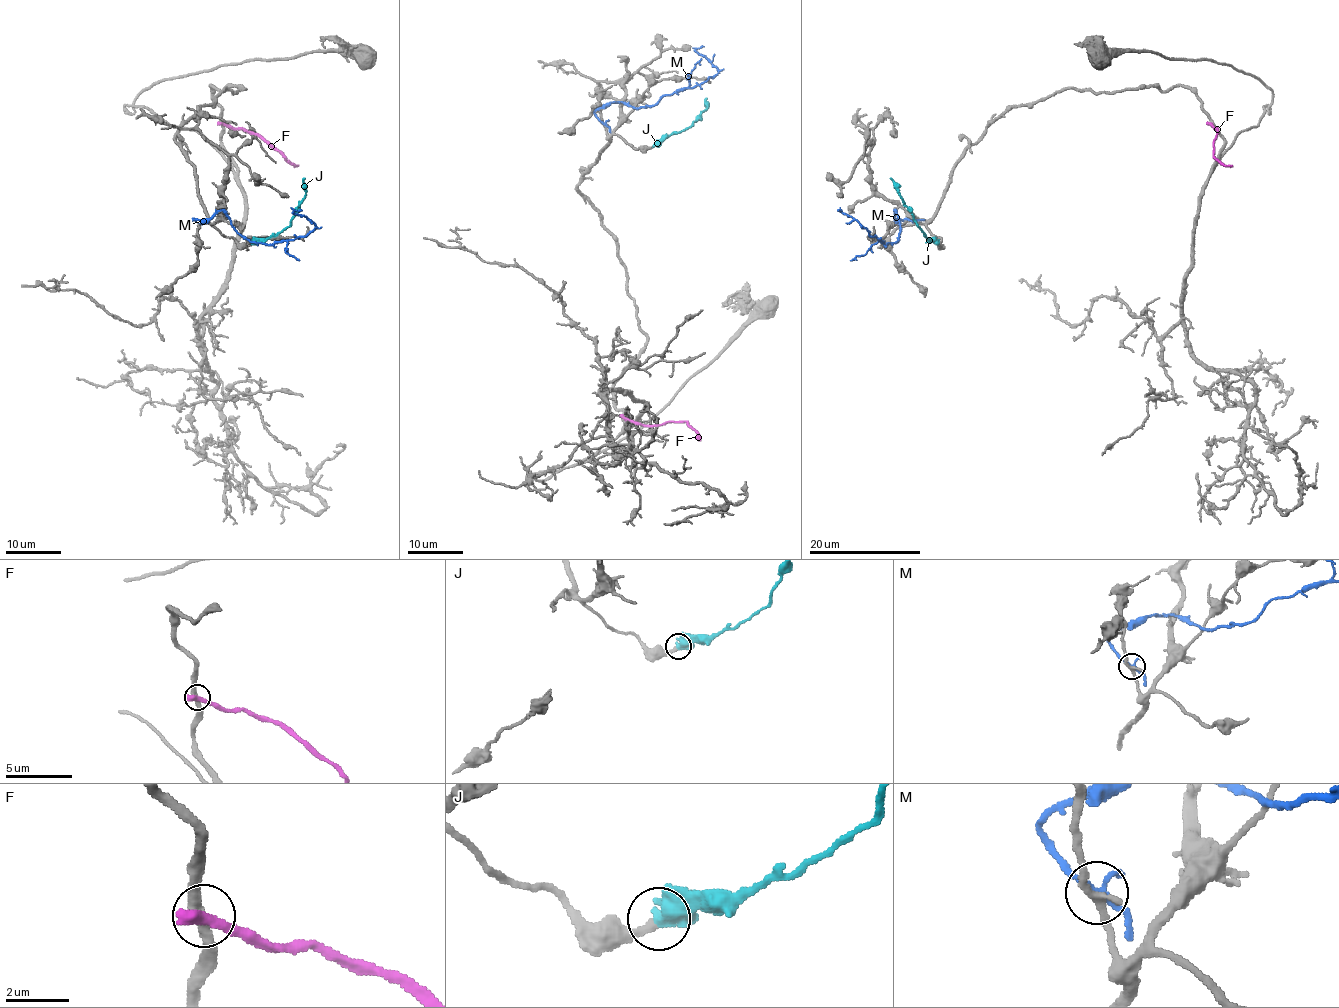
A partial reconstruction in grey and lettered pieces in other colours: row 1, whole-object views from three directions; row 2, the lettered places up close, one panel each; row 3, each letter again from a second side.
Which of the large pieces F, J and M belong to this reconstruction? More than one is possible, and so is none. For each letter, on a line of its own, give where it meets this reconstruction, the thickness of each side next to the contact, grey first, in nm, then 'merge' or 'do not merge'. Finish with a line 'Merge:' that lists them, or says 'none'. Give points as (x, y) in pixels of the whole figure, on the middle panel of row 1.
F: contact (624, 419); calibres 320 and 440 nm; do not merge
J: contact (653, 145); calibres 260 and 600 nm; merge
M: contact (604, 124); calibres 260 and 220 nm; do not merge
Merge: J

